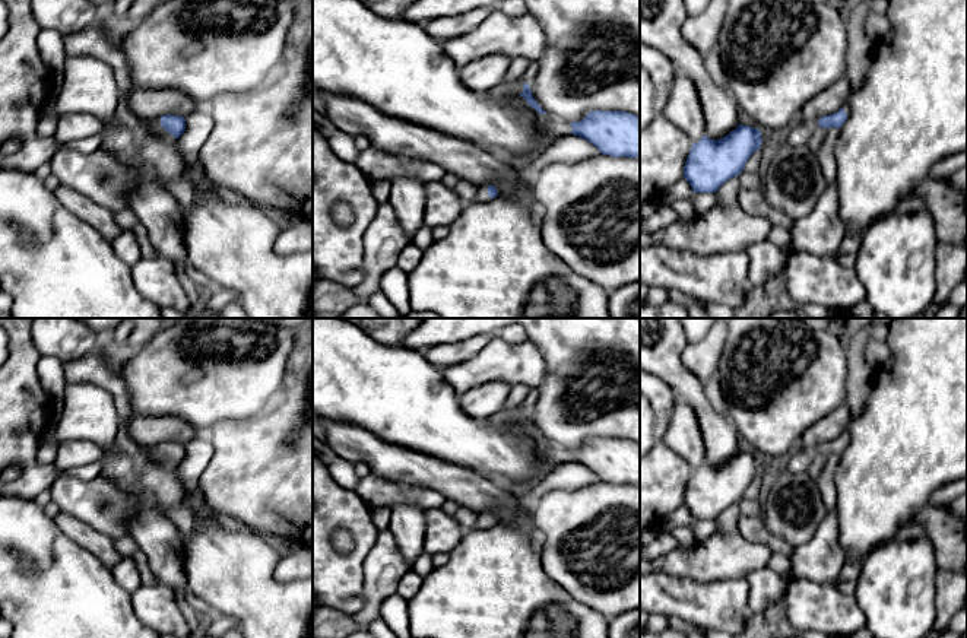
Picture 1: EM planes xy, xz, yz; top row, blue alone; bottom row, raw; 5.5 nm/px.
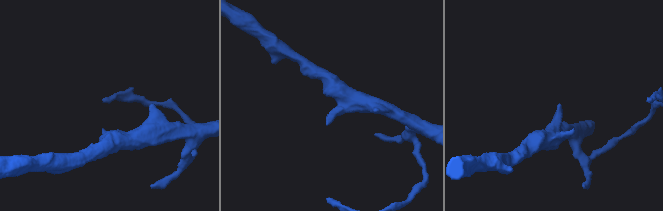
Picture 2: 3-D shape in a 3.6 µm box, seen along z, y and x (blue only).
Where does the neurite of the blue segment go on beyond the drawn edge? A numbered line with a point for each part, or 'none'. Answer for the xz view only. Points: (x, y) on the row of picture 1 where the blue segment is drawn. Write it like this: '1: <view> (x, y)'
1: xz (481, 196)

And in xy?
1: xy (157, 123)

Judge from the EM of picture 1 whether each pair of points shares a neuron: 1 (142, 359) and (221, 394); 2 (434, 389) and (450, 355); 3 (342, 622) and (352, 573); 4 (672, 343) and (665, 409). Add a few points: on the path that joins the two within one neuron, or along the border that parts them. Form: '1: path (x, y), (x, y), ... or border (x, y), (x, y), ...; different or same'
1: path (161, 373), (195, 373), (202, 380); same
2: border (419, 352), (440, 370); different
3: border (327, 605), (354, 613); different
4: border (655, 375), (672, 390), (677, 399); different

